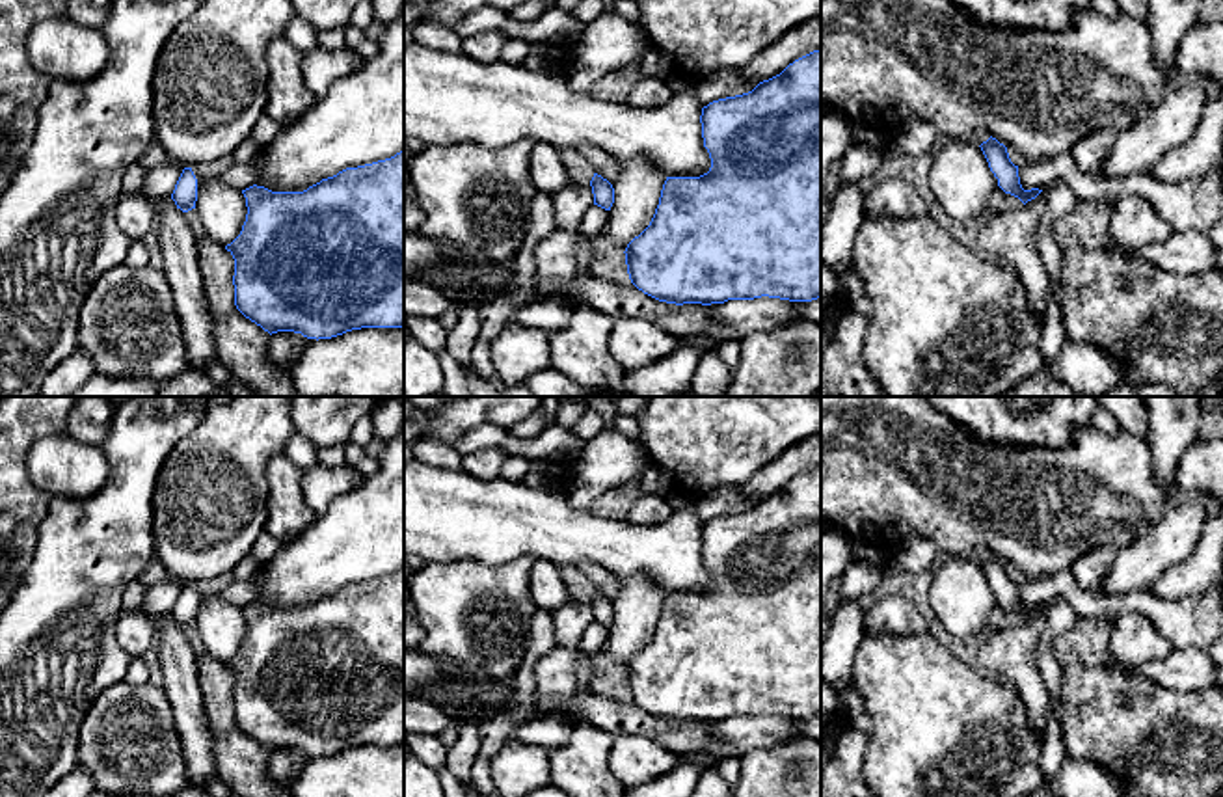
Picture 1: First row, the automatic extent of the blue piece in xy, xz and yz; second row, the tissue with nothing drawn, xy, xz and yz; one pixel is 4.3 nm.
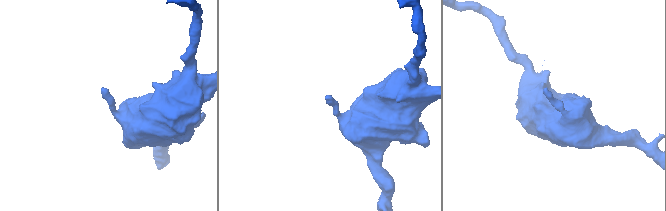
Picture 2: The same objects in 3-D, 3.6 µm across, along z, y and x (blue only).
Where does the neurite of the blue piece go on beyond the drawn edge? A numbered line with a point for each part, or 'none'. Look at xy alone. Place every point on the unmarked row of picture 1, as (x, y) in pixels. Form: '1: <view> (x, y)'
none

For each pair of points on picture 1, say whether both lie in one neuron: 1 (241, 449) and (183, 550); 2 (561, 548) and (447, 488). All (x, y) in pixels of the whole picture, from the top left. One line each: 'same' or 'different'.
1: same
2: same

